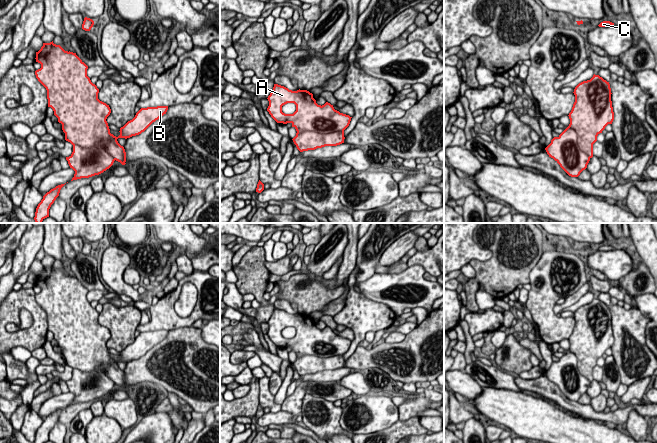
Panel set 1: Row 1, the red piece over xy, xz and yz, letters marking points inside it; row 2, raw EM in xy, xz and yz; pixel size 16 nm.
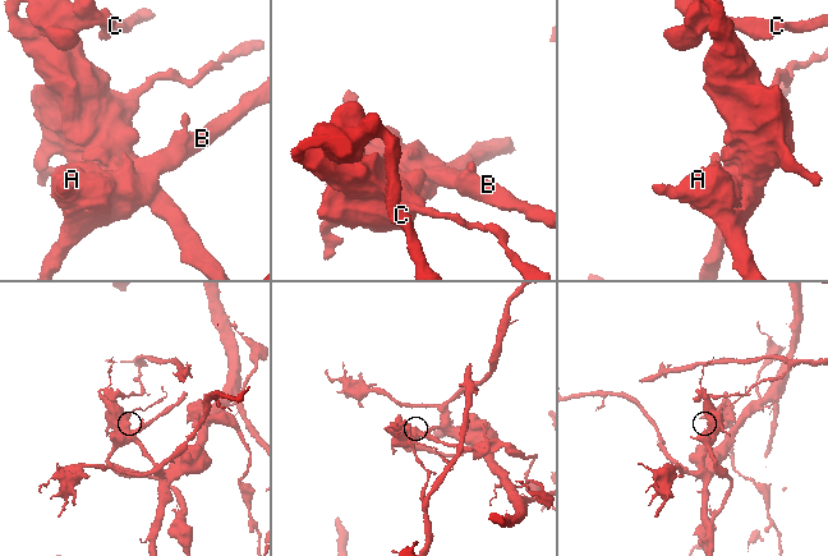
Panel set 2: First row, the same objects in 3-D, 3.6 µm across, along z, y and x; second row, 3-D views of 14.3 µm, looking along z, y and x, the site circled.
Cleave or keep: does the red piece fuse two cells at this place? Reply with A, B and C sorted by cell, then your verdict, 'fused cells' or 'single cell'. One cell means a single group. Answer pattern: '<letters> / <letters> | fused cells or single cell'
A B / C | fused cells

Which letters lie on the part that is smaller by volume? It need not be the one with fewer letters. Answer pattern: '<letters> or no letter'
A, B

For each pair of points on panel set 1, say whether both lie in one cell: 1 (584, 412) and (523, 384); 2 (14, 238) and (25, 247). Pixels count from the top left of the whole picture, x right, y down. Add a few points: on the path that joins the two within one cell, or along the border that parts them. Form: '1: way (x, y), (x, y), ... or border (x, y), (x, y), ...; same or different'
1: way (569, 405), (546, 388), (538, 387); same
2: border (24, 233), (19, 245), (13, 252); different

